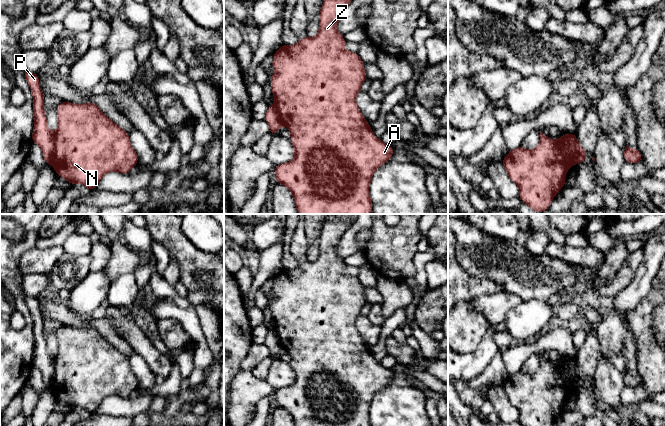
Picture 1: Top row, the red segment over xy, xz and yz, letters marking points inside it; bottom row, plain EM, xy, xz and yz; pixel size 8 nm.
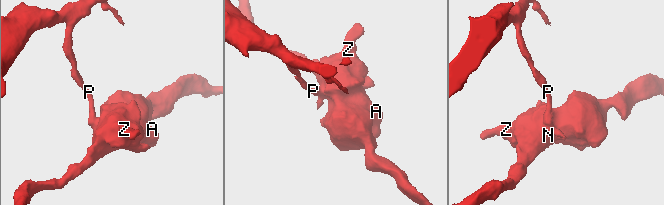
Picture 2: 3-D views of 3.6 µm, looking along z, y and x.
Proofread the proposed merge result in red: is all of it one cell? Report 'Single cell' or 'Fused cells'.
Fused cells

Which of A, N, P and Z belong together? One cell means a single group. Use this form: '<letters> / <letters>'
A N Z / P

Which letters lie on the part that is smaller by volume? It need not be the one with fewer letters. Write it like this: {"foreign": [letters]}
{"foreign": ["A", "N", "Z"]}

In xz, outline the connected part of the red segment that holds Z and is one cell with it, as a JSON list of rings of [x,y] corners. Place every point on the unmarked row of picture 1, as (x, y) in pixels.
[[[336,214],[331,215],[322,227],[317,260],[303,261],[292,270],[283,268],[274,277],[274,298],[270,306],[274,329],[282,347],[291,356],[290,365],[295,381],[288,387],[277,389],[273,396],[275,405],[292,416],[295,426],[372,426],[369,419],[371,402],[376,393],[386,387],[394,377],[391,370],[375,361],[356,328],[356,319],[367,303],[364,287],[356,276],[344,273],[346,264],[337,255],[342,235],[357,217],[358,214],[351,214],[349,220],[343,220]]]

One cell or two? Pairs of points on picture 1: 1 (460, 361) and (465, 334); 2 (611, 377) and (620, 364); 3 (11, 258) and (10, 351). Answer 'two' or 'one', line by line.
1: two
2: two
3: one

